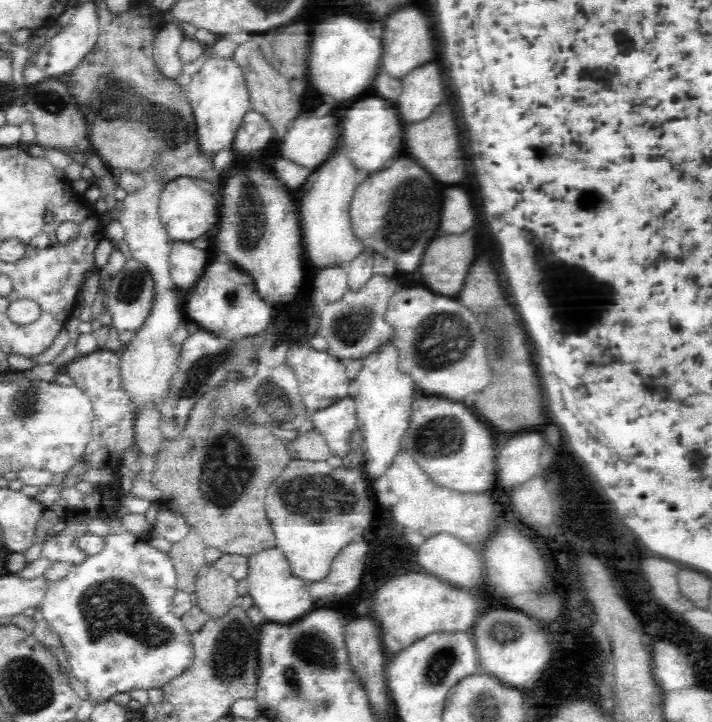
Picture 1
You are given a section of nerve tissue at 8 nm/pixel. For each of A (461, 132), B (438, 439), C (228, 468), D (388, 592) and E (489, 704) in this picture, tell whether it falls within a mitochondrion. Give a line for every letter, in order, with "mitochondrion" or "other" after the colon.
A: other
B: mitochondrion
C: mitochondrion
D: other
E: mitochondrion

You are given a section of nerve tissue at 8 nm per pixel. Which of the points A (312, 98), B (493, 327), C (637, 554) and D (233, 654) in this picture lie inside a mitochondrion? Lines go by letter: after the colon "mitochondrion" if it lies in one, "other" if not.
A: other
B: mitochondrion
C: other
D: mitochondrion

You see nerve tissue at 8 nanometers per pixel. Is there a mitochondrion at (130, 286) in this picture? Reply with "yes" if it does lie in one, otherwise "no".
yes

